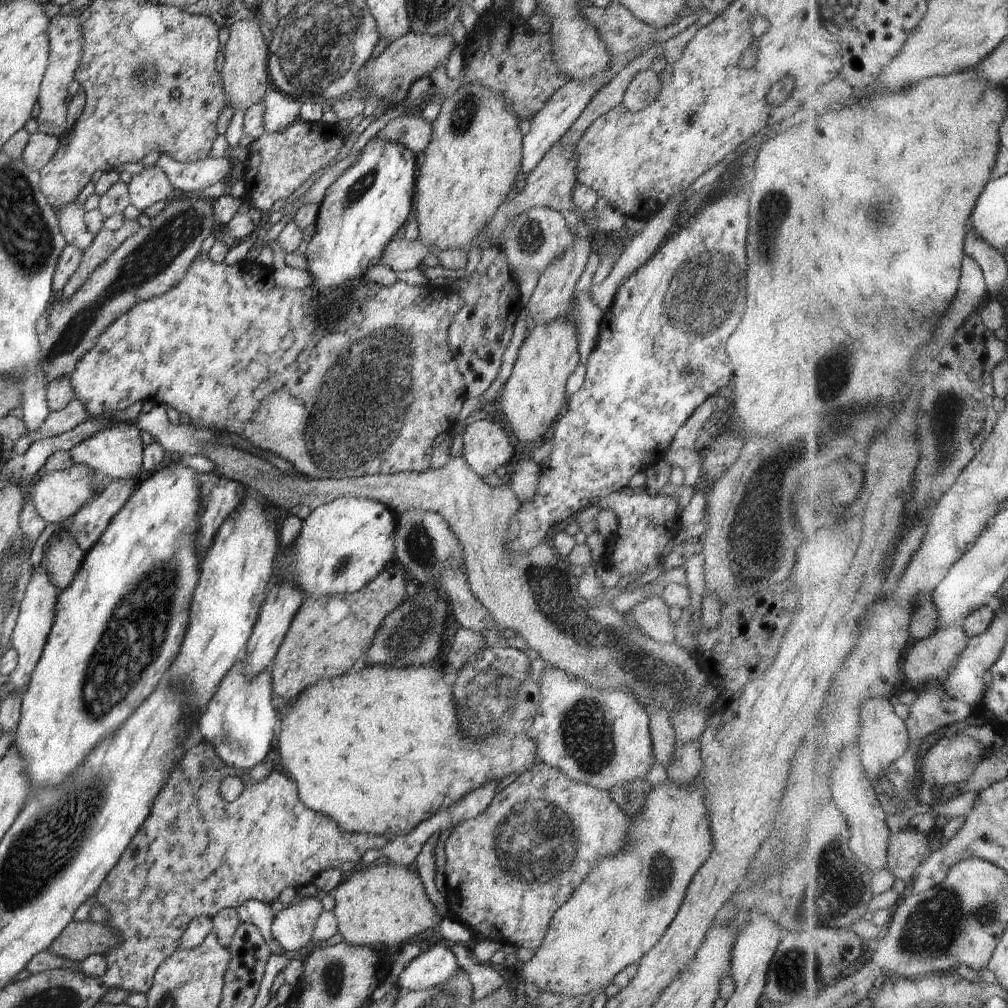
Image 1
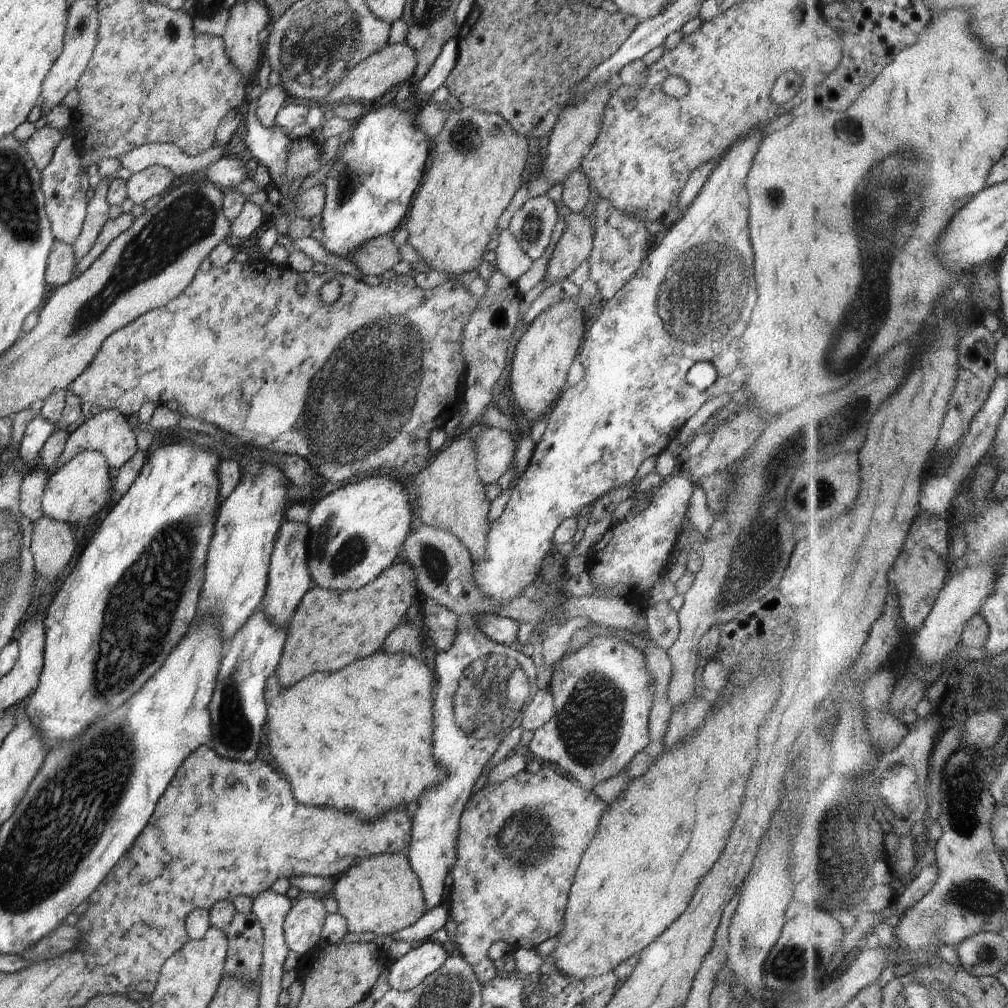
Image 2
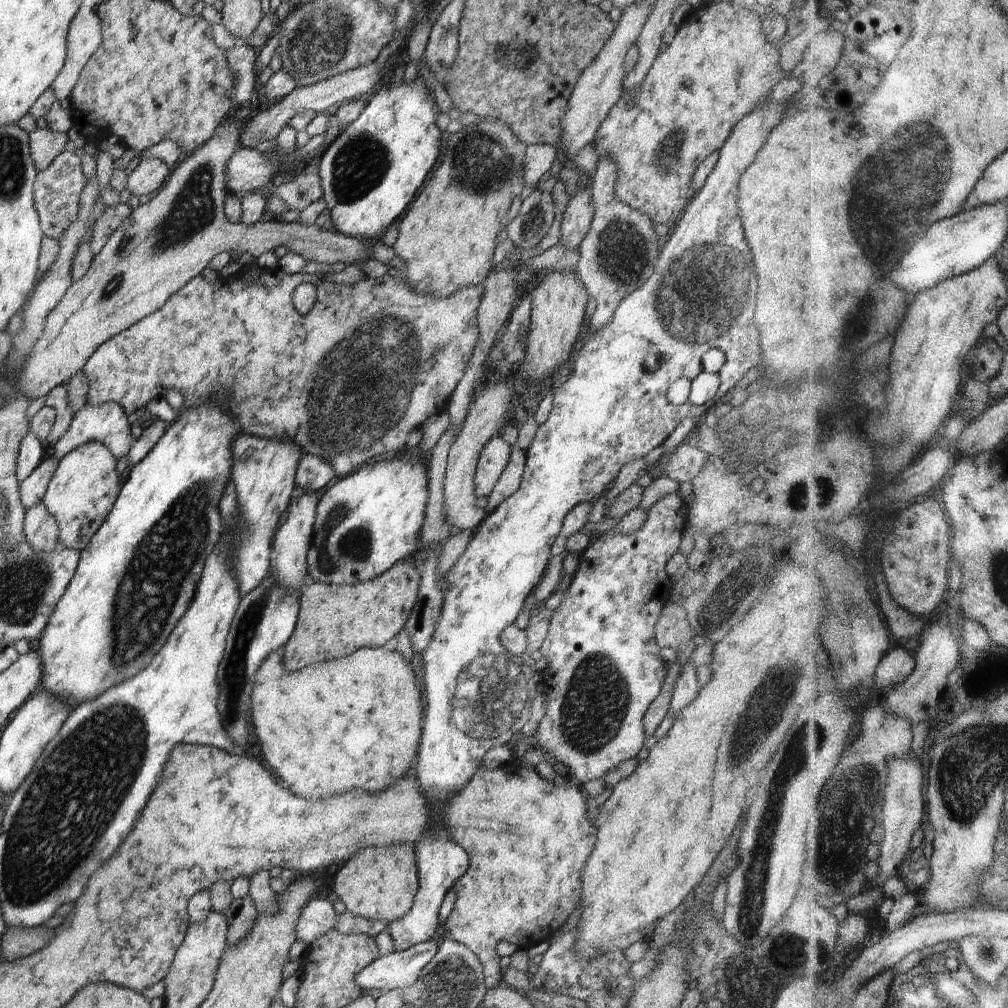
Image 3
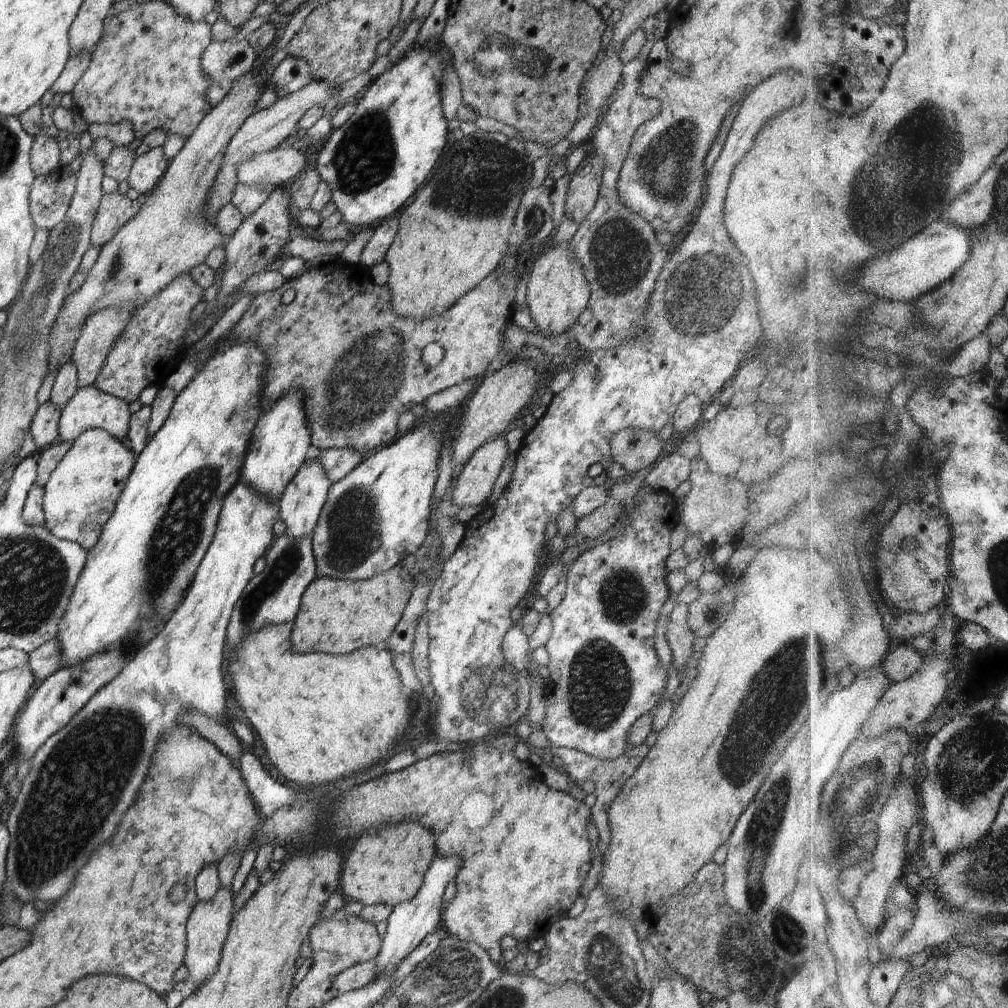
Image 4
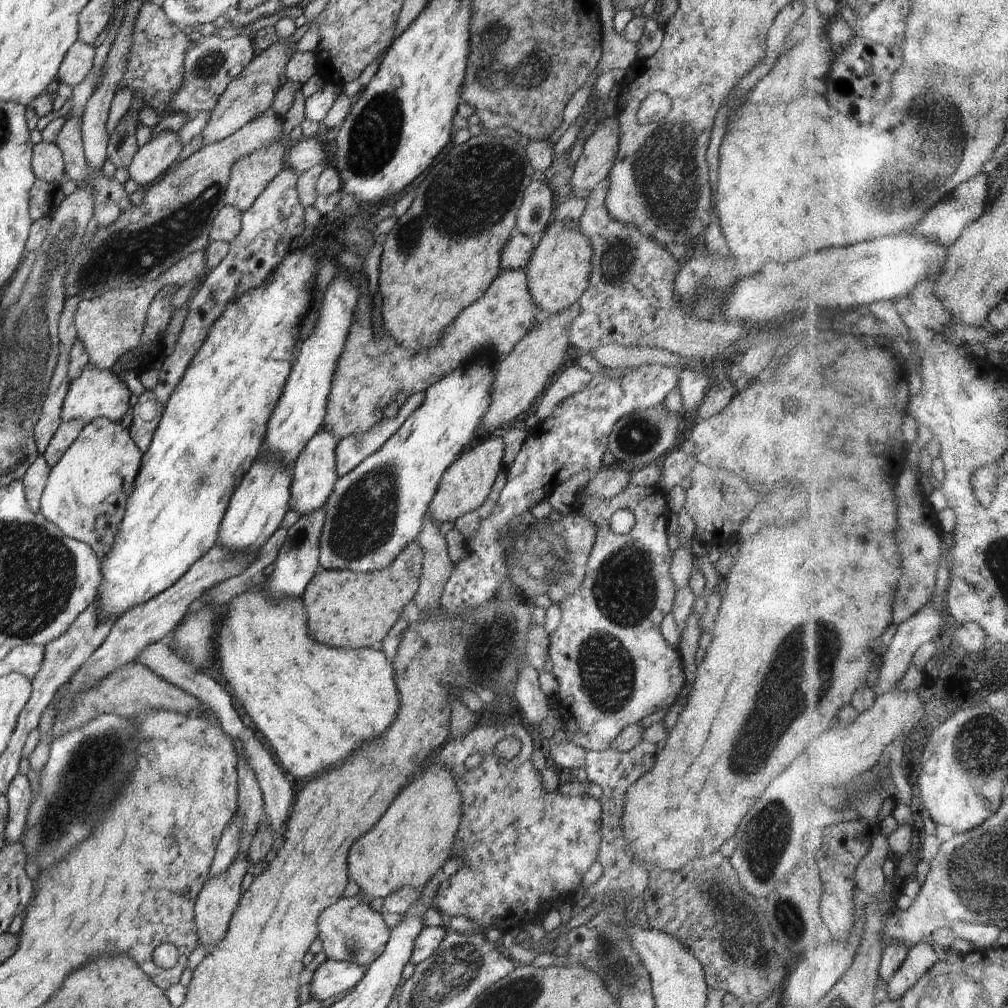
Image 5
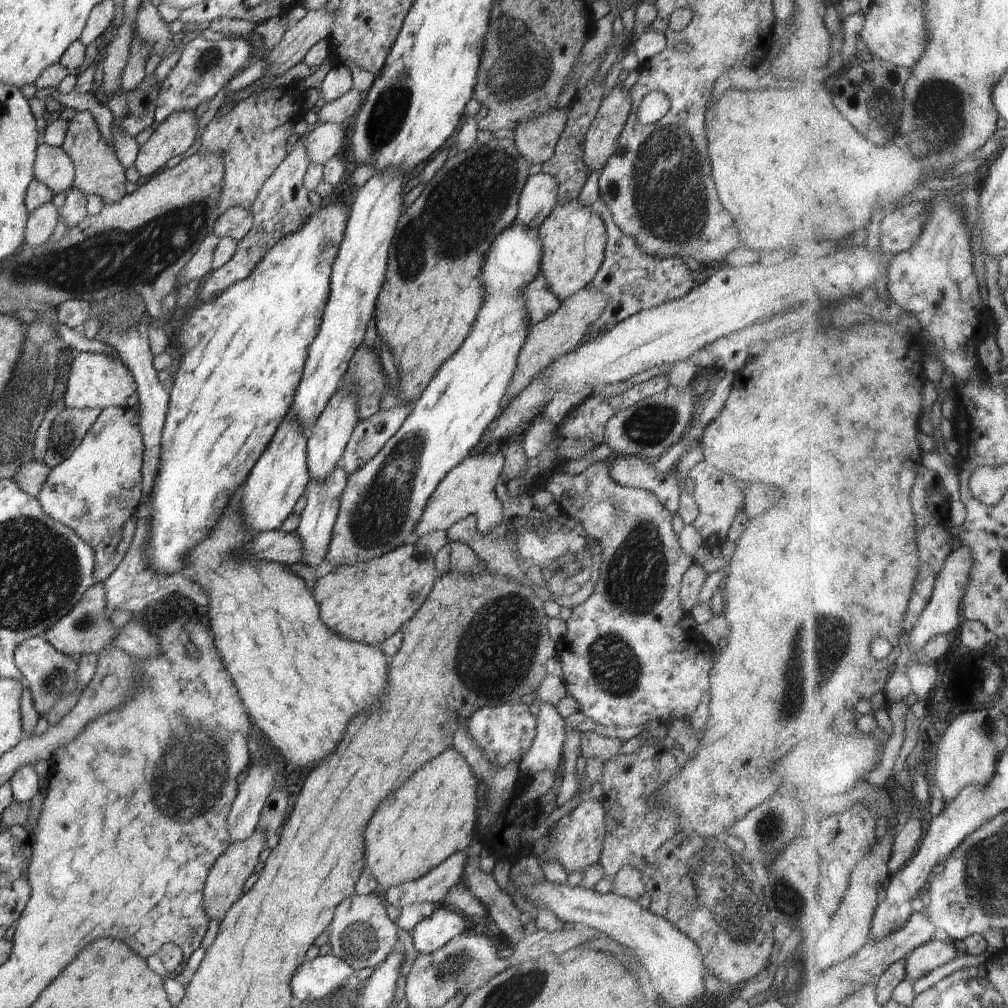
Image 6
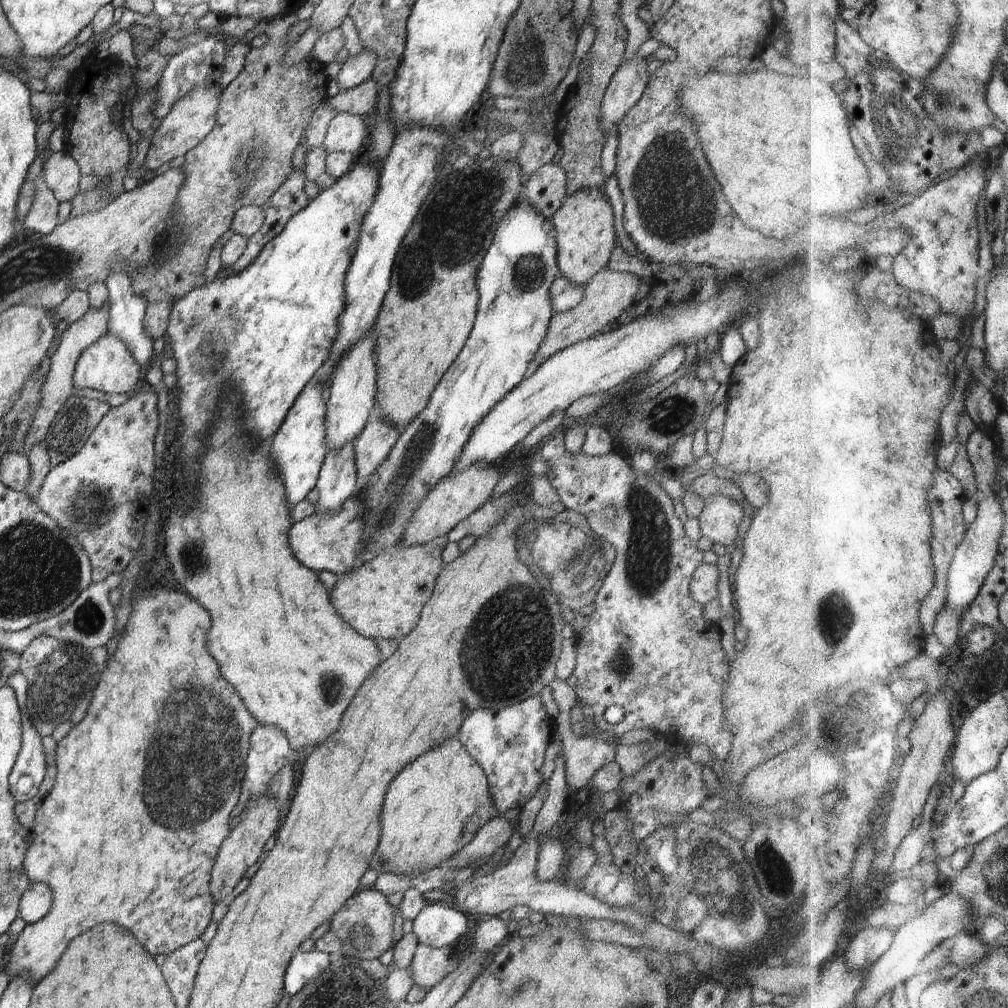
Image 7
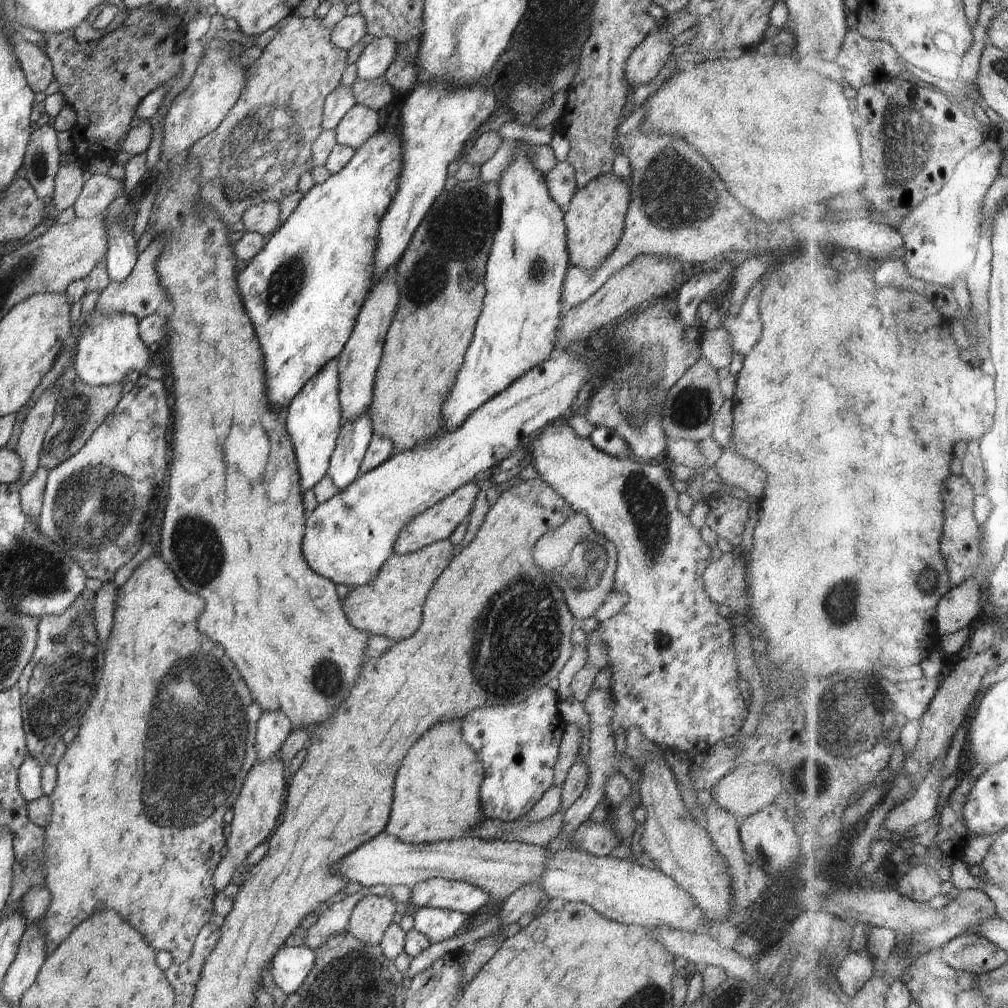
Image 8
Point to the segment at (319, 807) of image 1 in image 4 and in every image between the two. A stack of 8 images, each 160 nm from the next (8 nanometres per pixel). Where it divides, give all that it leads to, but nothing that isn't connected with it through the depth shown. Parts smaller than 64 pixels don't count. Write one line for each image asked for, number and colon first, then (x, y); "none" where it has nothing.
2: (359, 739)
3: (341, 724)
4: (321, 717)

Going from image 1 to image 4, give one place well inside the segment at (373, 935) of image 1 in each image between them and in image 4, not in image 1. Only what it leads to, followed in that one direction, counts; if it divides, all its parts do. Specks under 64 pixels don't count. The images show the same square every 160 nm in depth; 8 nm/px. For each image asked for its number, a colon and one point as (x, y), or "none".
2: (381, 895)
3: (381, 884)
4: (388, 867)

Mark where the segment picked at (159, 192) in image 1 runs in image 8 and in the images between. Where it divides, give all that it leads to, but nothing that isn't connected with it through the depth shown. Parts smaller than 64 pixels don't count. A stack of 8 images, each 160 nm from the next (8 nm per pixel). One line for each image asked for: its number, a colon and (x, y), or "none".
2: (141, 186)
3: (150, 174)
4: (147, 169)
5: (155, 157)
6: (174, 136)
7: (190, 120)
8: (217, 84)

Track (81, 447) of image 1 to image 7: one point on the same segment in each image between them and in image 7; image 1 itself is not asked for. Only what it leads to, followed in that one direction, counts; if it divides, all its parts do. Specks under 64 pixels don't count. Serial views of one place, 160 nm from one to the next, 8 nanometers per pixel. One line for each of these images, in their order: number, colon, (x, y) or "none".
2: (108, 432)
3: (108, 423)
4: (90, 408)
5: (97, 393)
6: (96, 380)
7: (108, 366)

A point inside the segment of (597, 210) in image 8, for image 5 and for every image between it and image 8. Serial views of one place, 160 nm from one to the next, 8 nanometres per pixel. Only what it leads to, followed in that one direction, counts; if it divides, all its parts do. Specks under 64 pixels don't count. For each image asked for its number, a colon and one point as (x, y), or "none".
5: (558, 273)
6: (574, 237)
7: (584, 230)

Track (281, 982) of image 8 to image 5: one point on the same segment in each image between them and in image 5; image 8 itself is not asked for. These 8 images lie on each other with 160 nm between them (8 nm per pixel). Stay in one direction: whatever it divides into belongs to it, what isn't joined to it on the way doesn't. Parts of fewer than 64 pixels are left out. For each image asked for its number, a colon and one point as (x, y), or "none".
5: (331, 977)
6: (313, 979)
7: (304, 967)

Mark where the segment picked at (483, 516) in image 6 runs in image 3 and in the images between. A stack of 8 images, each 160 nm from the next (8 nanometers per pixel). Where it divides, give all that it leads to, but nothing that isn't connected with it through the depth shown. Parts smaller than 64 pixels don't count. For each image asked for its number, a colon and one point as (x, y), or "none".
3: (494, 457)
4: (472, 486)
5: (465, 485)

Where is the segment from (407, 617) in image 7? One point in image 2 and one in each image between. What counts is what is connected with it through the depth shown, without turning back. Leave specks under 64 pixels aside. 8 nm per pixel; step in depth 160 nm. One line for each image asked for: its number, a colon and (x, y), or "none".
2: (329, 629)
3: (334, 620)
4: (337, 616)
5: (347, 609)
6: (369, 602)

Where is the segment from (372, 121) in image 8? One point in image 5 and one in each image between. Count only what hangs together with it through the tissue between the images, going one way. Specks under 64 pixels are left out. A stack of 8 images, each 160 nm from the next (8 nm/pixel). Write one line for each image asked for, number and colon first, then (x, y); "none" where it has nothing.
5: (309, 152)
6: (324, 141)
7: (347, 133)

